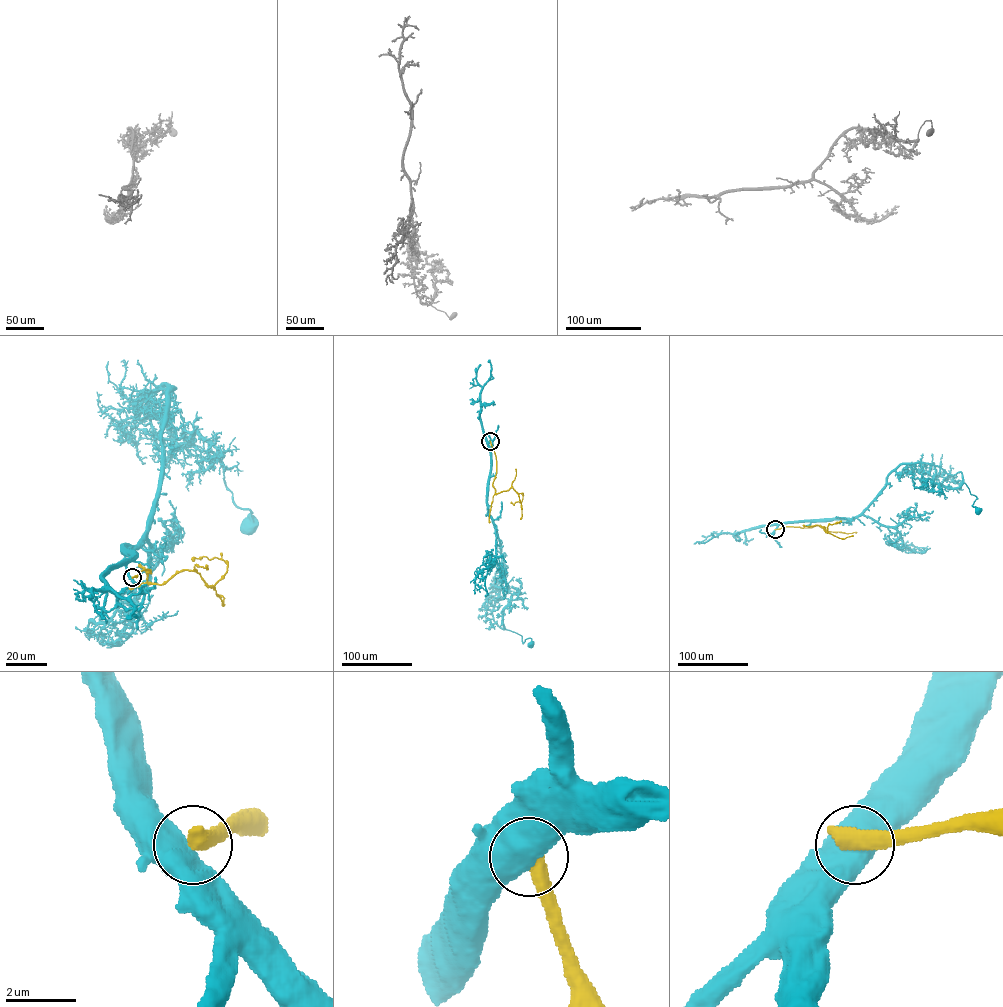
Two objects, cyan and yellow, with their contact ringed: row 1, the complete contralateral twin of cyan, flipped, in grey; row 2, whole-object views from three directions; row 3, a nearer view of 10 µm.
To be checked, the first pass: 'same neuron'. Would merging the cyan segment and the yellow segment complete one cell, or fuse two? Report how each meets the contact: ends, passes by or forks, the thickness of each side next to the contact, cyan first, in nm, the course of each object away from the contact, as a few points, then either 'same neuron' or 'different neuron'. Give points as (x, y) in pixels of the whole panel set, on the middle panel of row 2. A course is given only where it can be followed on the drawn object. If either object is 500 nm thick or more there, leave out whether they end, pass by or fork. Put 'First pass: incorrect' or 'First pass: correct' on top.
First pass: incorrect
calibres 750 and 600 nm; course cyan (490, 441), (487, 502), (503, 568), (492, 614), (501, 628), (520, 635), (523, 643), (530, 638), (530, 644); course yellow (490, 441), (496, 461), (492, 485), (495, 493), (512, 487), (523, 493), (521, 502), (511, 502); different neuron

